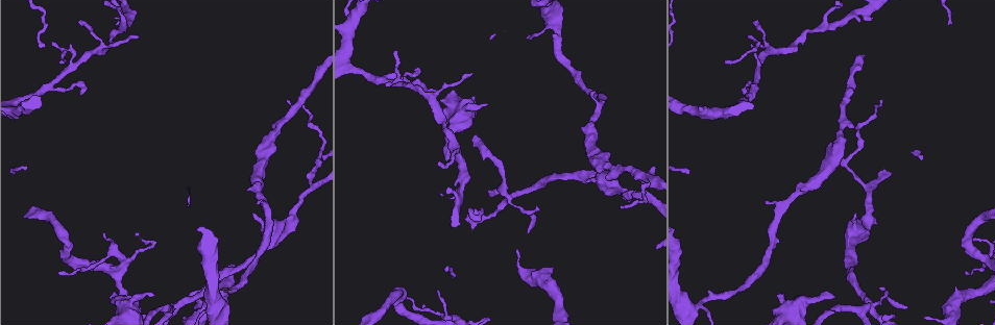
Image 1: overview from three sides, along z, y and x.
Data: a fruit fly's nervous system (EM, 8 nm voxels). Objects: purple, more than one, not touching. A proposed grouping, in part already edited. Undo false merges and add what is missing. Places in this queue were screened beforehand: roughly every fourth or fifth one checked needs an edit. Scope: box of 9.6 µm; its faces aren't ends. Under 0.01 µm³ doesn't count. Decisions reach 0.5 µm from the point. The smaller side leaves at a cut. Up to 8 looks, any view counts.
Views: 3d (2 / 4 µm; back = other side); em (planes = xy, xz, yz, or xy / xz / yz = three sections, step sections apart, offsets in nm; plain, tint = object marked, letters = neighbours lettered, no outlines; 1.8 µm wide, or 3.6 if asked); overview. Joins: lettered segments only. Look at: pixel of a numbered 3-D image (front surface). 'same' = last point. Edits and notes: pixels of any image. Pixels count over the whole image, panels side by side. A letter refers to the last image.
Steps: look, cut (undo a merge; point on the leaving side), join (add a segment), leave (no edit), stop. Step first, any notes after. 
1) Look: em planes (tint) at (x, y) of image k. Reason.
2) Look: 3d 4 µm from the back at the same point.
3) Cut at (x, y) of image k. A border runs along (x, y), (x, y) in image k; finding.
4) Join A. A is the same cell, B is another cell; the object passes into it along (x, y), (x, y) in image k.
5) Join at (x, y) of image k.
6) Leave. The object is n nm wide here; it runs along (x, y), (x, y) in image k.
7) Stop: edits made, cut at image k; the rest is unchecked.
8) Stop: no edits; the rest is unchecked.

Look: em xy step 16 (letters) at (153, 296) of image 1. An open end.

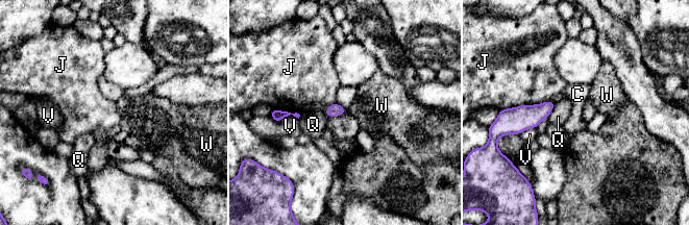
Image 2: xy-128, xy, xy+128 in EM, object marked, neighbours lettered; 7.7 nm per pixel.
Look: em planes (letters) at the same point.

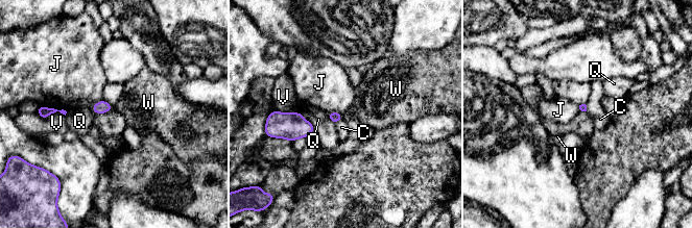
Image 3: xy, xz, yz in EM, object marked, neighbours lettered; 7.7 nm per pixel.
Leave. The longest contact is with J, 220 nm; C, J, Q, V and W are other cells; none of them fits.

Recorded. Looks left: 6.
Look: em yz step 4 (tint) at (692, 305) of image 1. Small branch off a trunk.

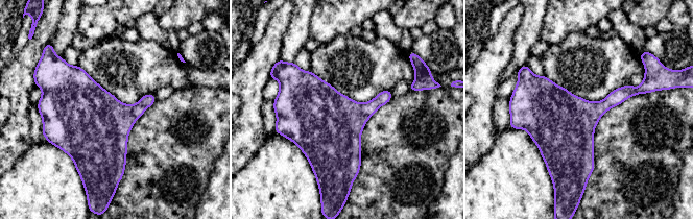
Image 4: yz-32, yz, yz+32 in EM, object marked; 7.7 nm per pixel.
Look: em planes (letters) at the same point. Cut it another way.

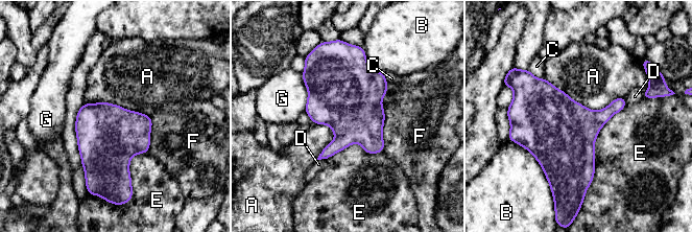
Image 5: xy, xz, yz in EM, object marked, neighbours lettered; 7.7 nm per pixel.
Leave. A, B, C, D, E, F and G are other cells; a border runs along (544, 76), (593, 110), (624, 97) in image 5; continuous, no second cell.

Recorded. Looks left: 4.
Look: 3d 4 µm at (446, 159) of image 1.

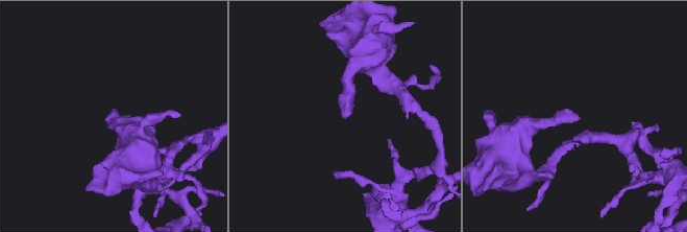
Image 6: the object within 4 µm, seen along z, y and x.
Look: em xz step 16 (letters) at (342, 117) of image 6.

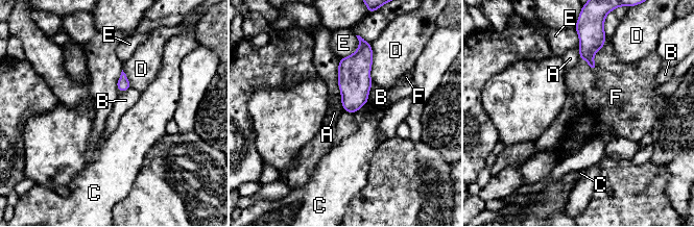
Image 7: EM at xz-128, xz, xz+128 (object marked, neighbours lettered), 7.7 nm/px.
Look: em yz step 8 (letters) at the same point.

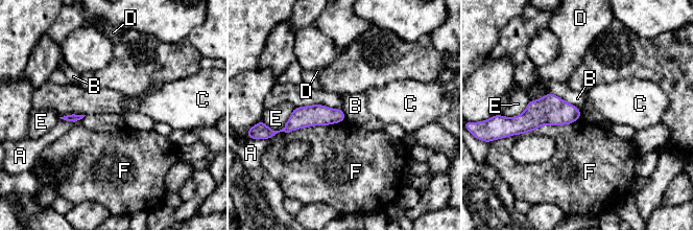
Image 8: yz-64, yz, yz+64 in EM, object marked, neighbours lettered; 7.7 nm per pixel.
Leave. A, B, C, D, E and F are other cells; it runs along (342, 115), (302, 116), (286, 129) in image 8; no lettered segment goes on from it.

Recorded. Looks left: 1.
Look: em planes (letters) at (595, 92) of image 1. An open end.

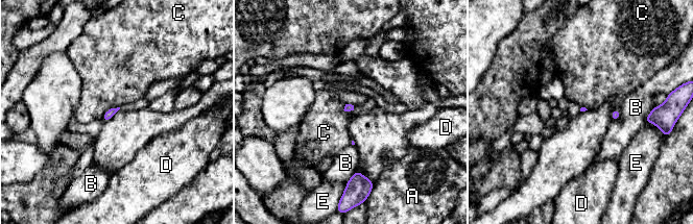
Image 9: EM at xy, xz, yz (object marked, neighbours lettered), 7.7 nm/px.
Leave. A, B, C, D and E are other cells; a border runs along (119, 106), (109, 108), (100, 118) in image 9; no lettered segment goes on from it.

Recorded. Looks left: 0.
Stop: no edits; the rest is unchecked.

